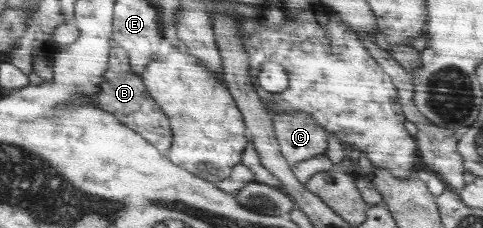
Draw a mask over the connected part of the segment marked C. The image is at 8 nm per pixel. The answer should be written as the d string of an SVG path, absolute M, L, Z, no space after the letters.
M286 112L273 117L273 129L281 155L291 167L328 149L327 134L307 113Z

